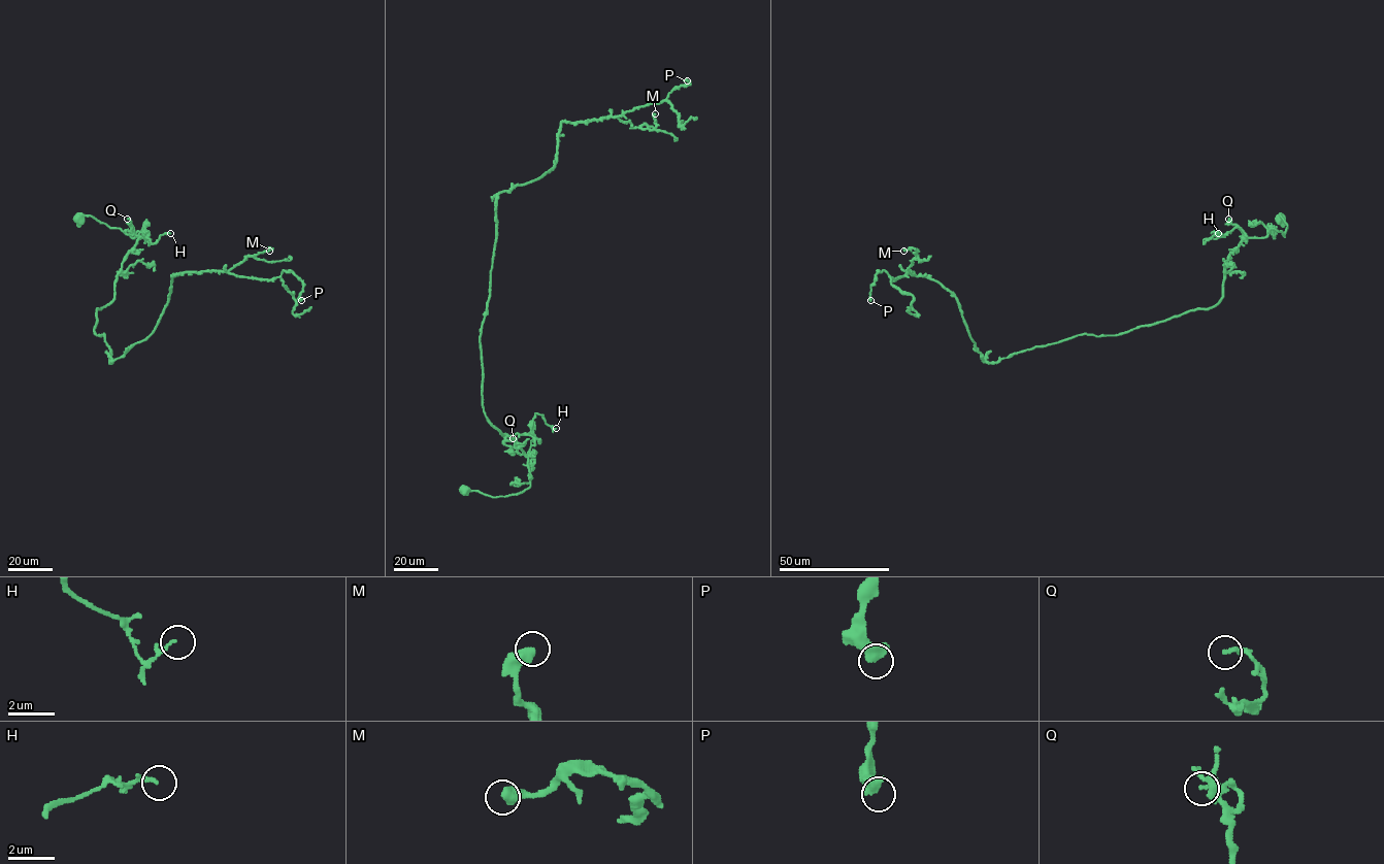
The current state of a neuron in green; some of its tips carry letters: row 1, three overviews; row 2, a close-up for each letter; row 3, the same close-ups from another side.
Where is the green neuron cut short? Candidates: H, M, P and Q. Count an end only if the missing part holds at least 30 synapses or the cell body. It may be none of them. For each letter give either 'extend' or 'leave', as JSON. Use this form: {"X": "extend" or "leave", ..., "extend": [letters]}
{"H": "leave", "M": "leave", "P": "extend", "Q": "leave", "extend": ["P"]}

